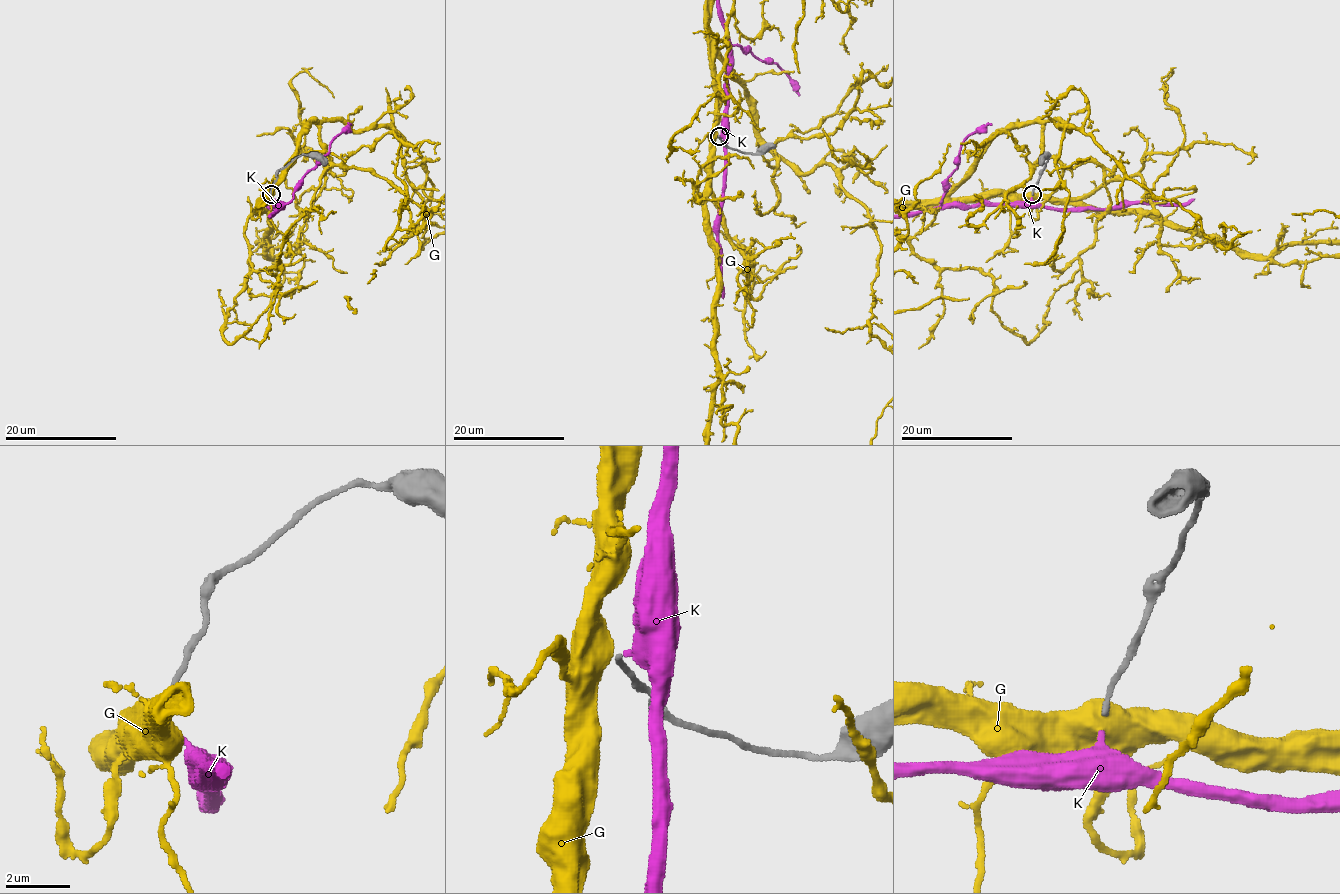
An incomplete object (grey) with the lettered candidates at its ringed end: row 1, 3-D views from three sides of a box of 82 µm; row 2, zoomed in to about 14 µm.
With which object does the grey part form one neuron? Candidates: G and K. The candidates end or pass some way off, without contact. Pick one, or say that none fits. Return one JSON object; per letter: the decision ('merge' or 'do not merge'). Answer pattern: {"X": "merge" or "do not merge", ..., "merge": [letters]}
{"G": "do not merge", "K": "merge", "merge": ["K"]}

